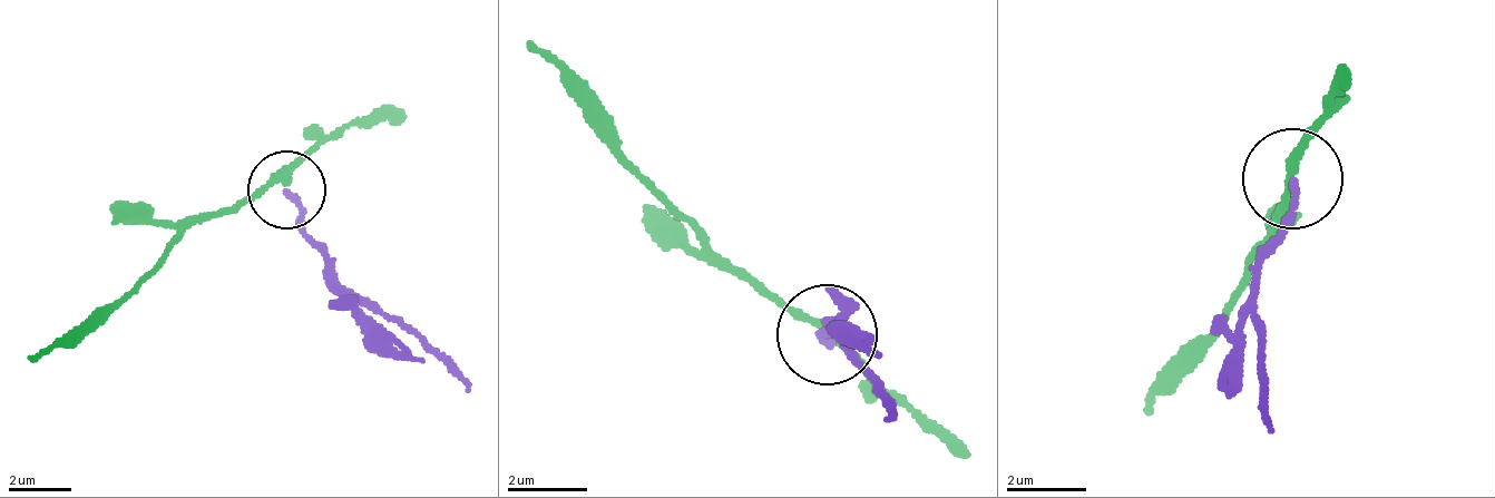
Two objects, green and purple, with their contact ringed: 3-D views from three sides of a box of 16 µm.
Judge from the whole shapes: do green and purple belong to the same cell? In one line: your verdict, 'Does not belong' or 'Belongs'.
Does not belong

